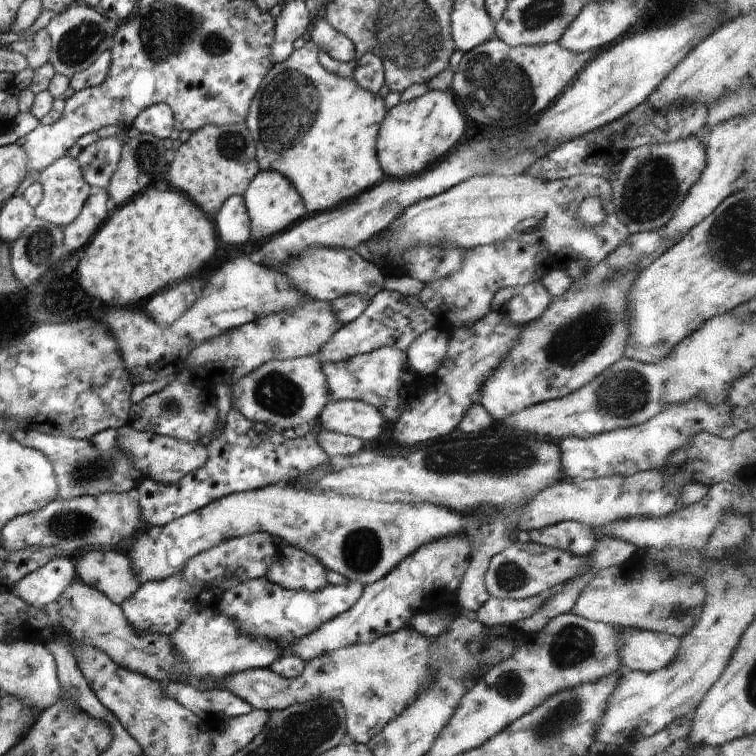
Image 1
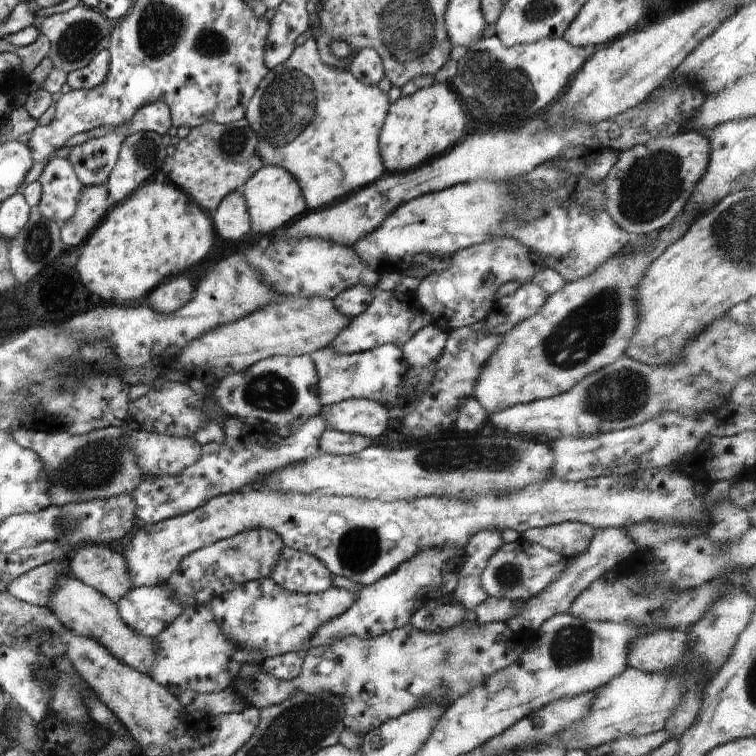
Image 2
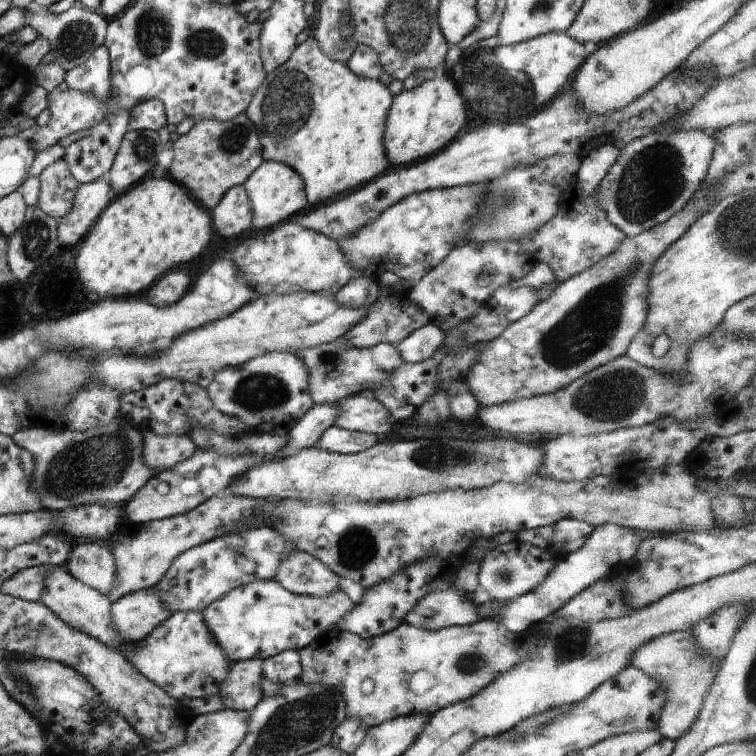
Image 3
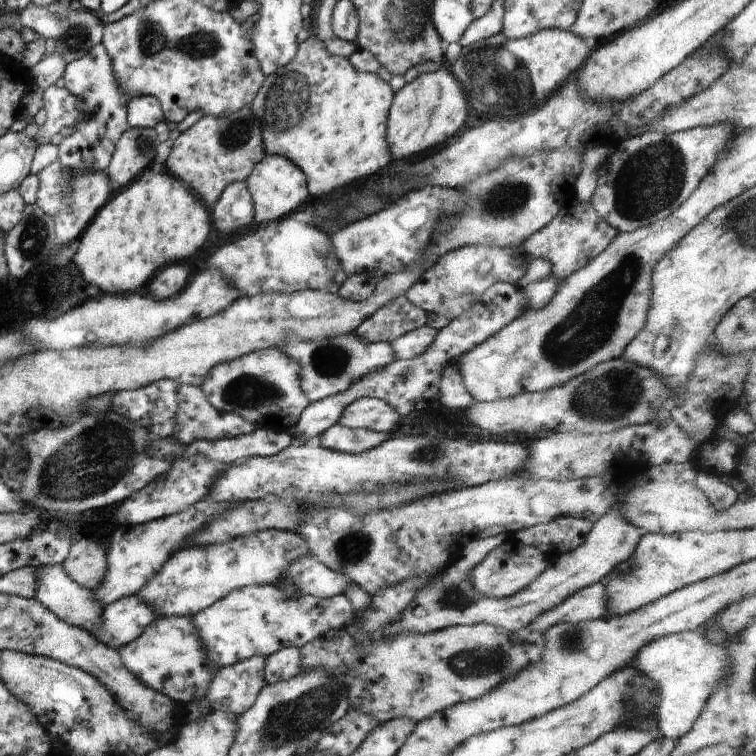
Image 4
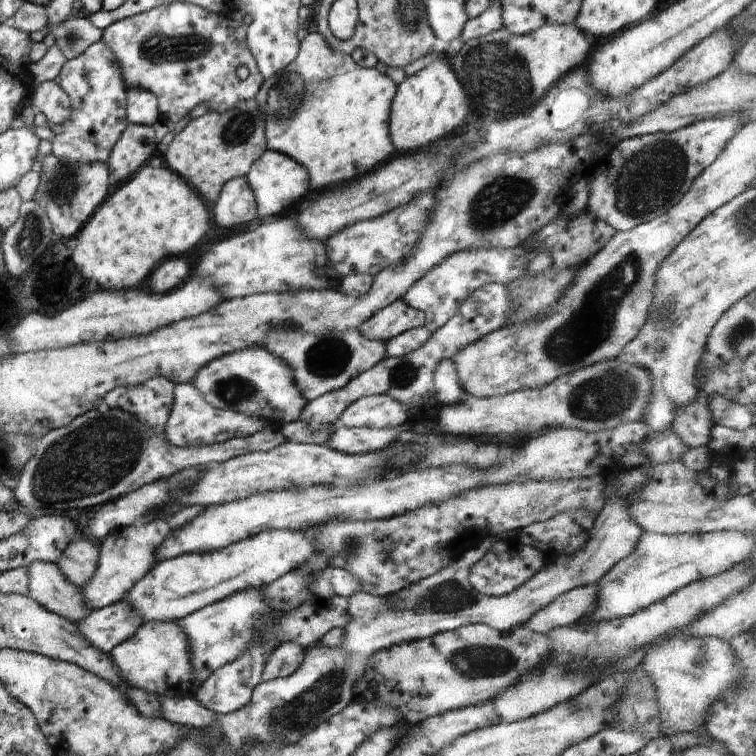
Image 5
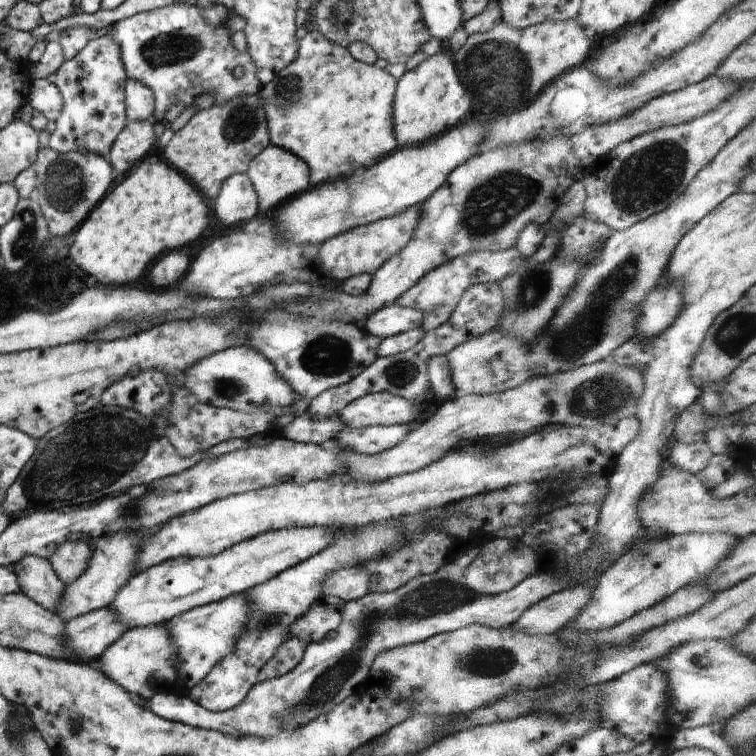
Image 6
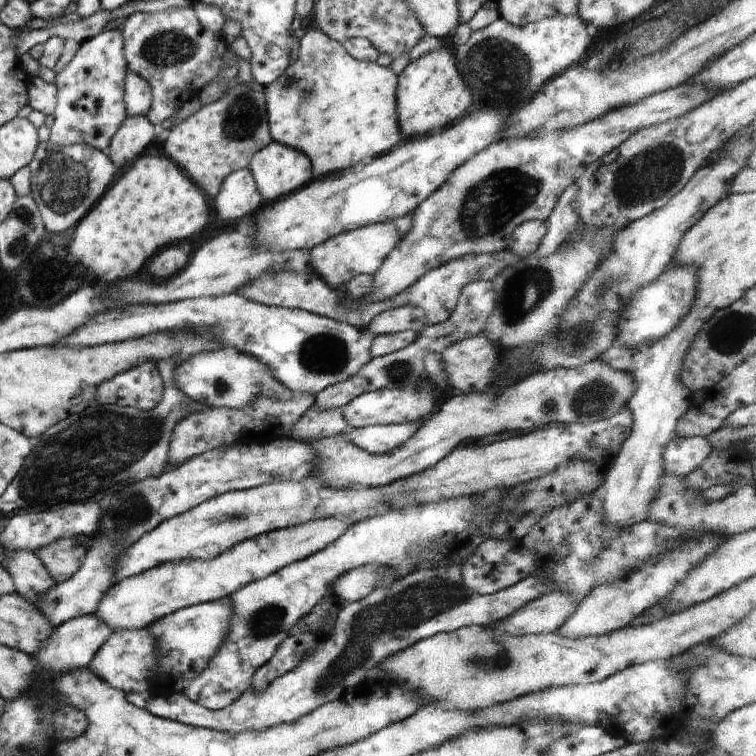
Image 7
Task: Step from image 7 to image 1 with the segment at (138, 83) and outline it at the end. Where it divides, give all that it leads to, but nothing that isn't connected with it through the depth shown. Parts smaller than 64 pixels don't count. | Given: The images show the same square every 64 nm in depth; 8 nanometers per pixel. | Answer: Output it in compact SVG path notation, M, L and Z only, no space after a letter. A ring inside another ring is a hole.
M164 103L153 104L136 116L133 126L141 133L152 133L161 139L168 138L174 130L172 109Z

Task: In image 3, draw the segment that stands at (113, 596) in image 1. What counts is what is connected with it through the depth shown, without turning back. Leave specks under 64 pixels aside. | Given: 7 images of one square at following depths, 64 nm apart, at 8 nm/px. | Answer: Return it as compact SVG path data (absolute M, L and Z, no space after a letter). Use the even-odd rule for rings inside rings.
M94 540L73 543L64 568L82 584L110 596L116 586L116 560L106 546Z

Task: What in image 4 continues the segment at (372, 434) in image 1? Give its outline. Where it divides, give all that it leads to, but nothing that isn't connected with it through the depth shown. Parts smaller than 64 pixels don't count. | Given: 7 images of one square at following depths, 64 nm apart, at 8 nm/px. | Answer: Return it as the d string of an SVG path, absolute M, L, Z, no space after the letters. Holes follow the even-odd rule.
M362 396L346 405L338 424L346 428L390 433L398 426L400 419L400 414L384 400Z

